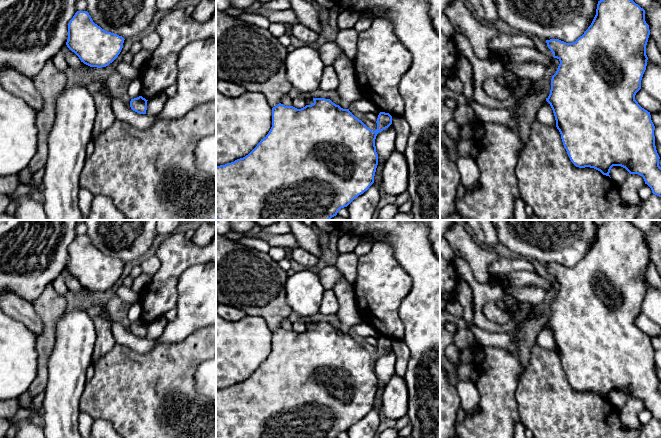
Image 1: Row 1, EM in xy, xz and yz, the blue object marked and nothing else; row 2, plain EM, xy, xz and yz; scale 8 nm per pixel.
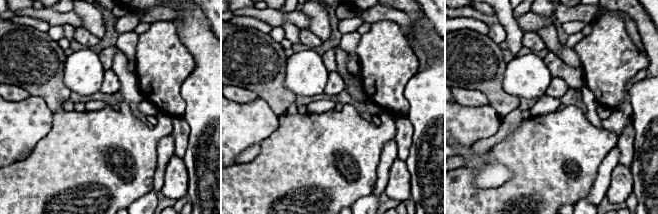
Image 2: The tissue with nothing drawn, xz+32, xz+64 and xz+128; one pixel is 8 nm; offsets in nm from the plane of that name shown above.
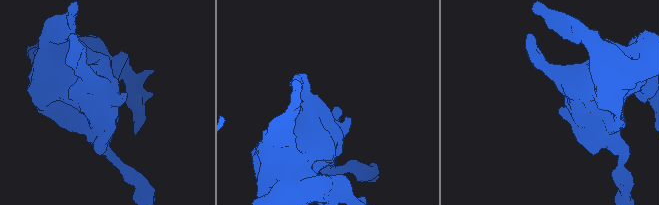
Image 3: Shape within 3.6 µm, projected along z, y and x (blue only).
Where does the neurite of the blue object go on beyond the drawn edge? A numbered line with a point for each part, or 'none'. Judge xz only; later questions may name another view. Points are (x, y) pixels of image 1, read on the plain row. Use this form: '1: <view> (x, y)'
1: xz (348, 312)

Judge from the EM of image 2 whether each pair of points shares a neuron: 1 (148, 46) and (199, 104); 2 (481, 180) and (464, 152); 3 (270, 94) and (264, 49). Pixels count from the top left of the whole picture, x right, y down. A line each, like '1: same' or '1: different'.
1: different
2: same
3: same

